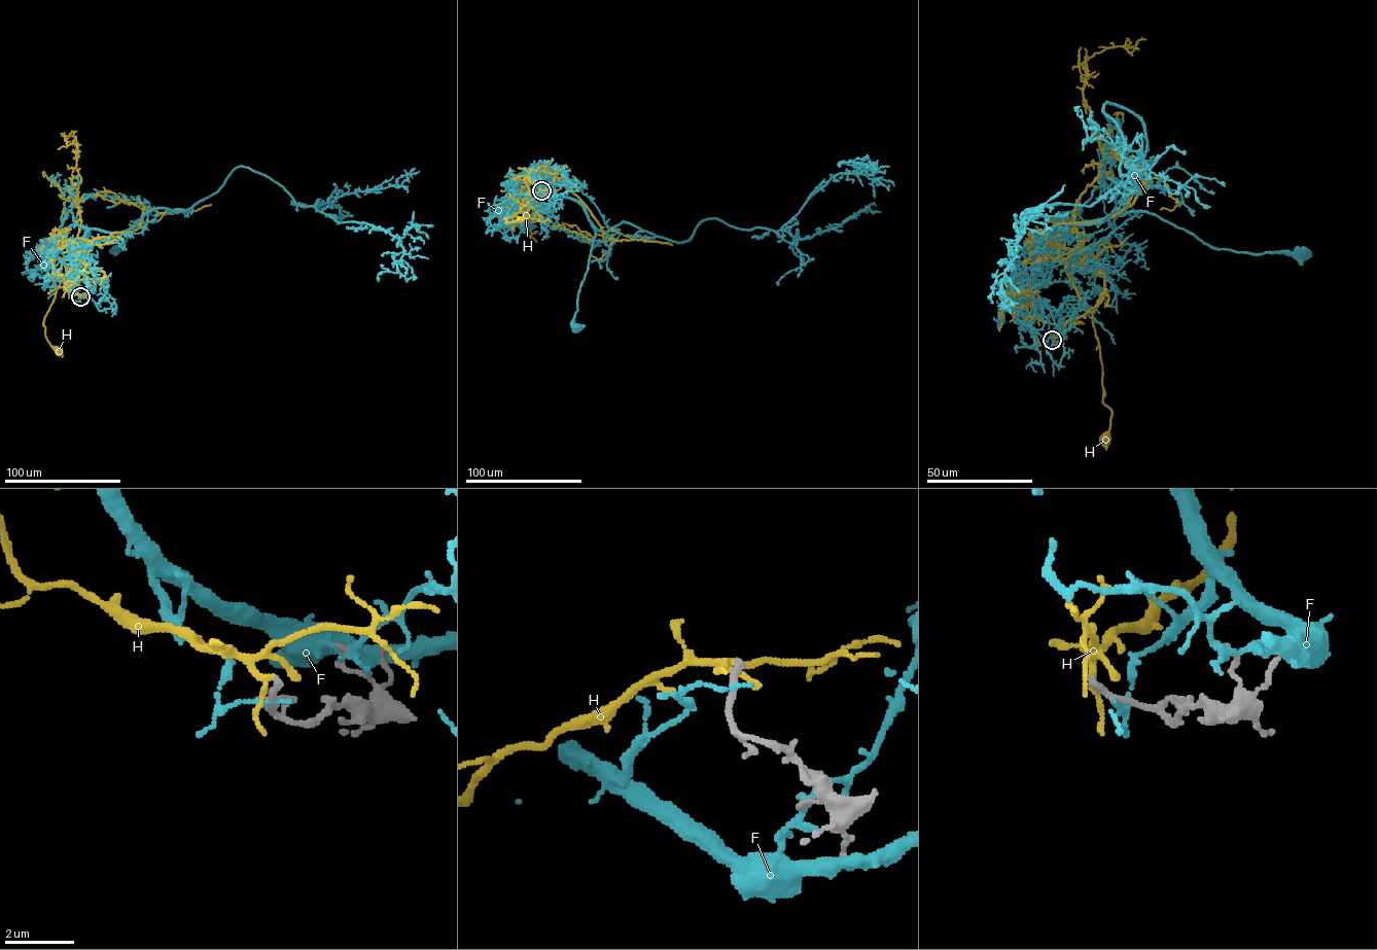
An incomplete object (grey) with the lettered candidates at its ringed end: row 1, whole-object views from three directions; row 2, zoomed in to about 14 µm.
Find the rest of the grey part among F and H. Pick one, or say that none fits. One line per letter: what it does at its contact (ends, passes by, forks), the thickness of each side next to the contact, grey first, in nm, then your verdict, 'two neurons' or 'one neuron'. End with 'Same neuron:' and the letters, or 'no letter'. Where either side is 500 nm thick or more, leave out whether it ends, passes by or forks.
F: it ends | 280/130 nm | two neurons
H: it forks | 240/120 nm | one neuron
Same neuron: H

